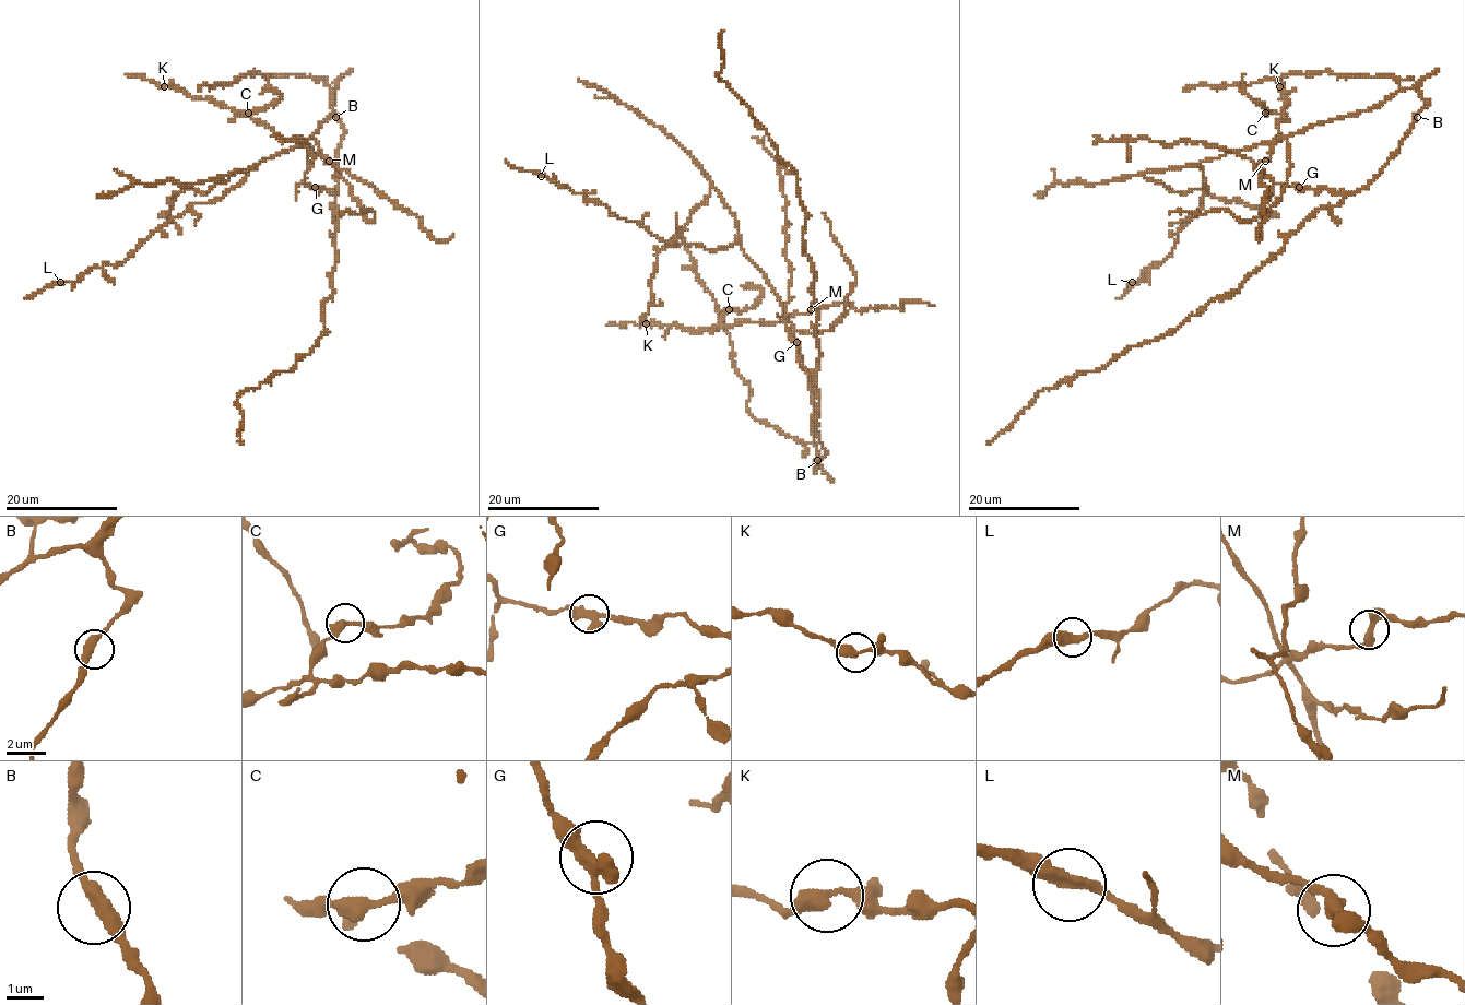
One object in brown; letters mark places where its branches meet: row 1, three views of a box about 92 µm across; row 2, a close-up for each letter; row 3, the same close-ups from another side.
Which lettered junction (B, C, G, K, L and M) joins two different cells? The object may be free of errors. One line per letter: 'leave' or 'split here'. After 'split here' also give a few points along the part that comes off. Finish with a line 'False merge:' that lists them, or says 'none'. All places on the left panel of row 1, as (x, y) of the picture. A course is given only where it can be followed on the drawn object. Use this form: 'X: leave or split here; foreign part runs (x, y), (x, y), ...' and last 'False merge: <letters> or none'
B: leave
C: leave
G: leave
K: leave
L: leave
M: leave
False merge: none

